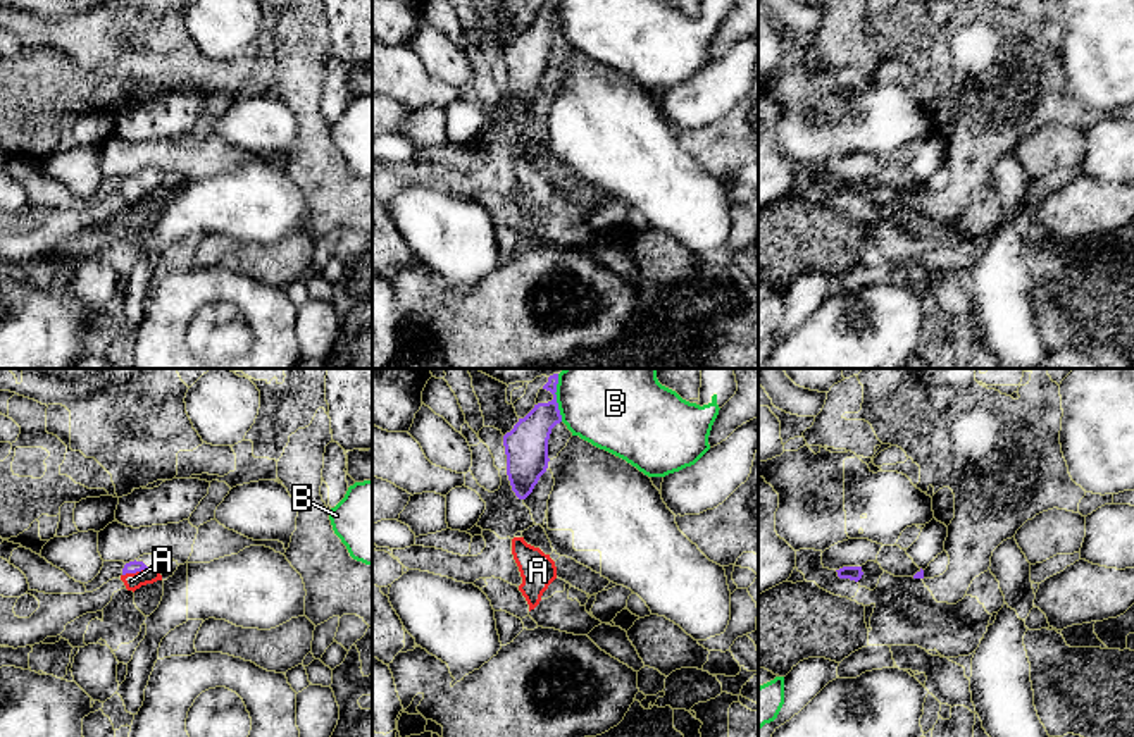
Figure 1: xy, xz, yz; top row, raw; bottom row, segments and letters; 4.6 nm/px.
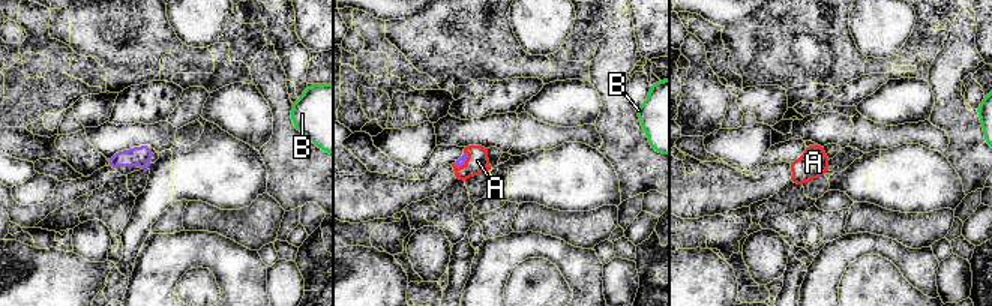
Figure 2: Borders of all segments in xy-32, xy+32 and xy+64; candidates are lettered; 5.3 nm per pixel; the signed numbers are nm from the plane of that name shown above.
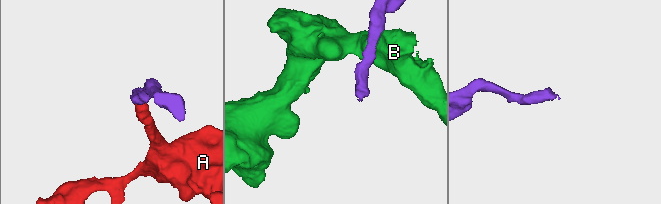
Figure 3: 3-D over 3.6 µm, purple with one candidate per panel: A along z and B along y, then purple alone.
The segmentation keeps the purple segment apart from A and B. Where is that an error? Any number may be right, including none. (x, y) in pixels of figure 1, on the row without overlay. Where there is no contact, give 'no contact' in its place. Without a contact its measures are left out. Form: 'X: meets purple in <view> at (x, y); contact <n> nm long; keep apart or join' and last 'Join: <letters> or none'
A: meets purple in xy at (135, 186); contact 130 nm long; join
B: meets purple in xz at (557, 18); contact 170 nm long; keep apart
Join: A

